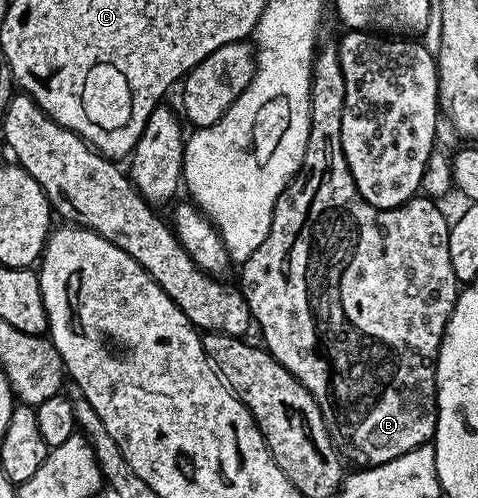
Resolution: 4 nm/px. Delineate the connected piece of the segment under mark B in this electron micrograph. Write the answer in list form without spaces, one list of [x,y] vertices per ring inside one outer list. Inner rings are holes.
[[[323,44],[321,48],[314,54],[314,66],[312,67],[312,75],[310,76],[310,134],[308,135],[308,143],[304,151],[304,159],[302,166],[298,169],[298,174],[292,178],[286,189],[280,195],[280,199],[274,208],[272,215],[272,223],[268,235],[264,239],[264,243],[260,243],[260,247],[256,247],[256,251],[252,251],[252,255],[247,261],[241,262],[242,269],[242,285],[240,284],[240,292],[243,299],[248,303],[250,315],[256,329],[262,332],[260,338],[261,344],[269,351],[285,369],[295,377],[298,382],[306,388],[312,395],[312,399],[316,399],[316,403],[320,407],[320,415],[324,417],[324,427],[328,427],[328,435],[332,439],[332,443],[337,447],[339,454],[347,462],[350,461],[354,467],[369,467],[379,465],[380,463],[388,463],[388,459],[396,459],[396,455],[404,455],[408,451],[412,451],[416,447],[433,442],[434,432],[436,431],[436,423],[438,422],[438,349],[442,346],[442,337],[446,334],[446,324],[454,310],[454,304],[460,292],[460,283],[456,279],[456,271],[452,271],[452,259],[448,255],[448,235],[450,234],[451,222],[446,221],[444,214],[438,210],[439,202],[425,195],[415,195],[409,201],[402,205],[397,205],[395,209],[377,209],[372,203],[368,203],[360,195],[360,191],[356,187],[356,183],[352,179],[352,171],[348,167],[348,163],[344,159],[344,147],[342,146],[342,120],[344,119],[344,73],[340,71],[340,55],[338,54],[337,44]]]

